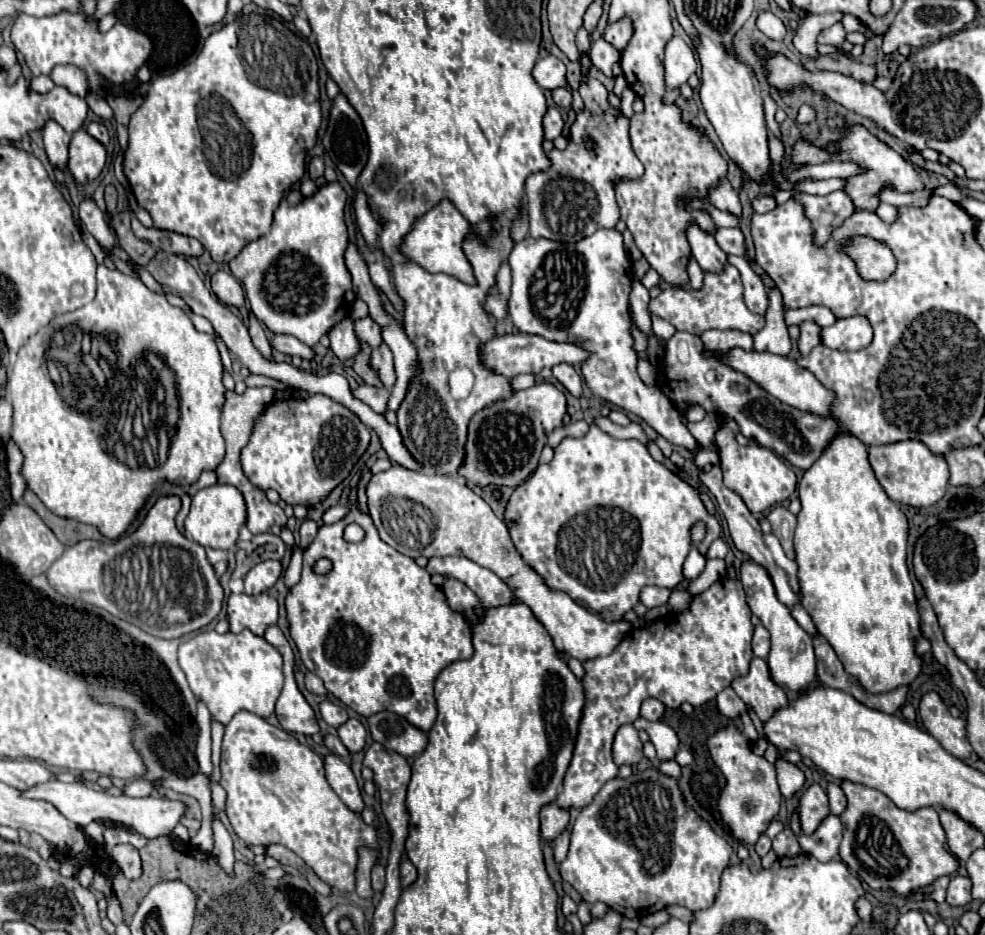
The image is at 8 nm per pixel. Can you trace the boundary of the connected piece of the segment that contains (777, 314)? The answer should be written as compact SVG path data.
M750 260L750 264L752 264L752 270L768 286L768 296L770 296L770 306L766 312L766 326L754 334L754 350L756 352L772 352L778 356L788 356L792 344L790 344L790 336L788 336L788 326L784 324L782 294L774 286L770 276L756 262Z

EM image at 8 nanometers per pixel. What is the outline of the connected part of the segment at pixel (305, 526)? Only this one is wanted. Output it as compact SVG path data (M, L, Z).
M304 520L302 526L300 526L300 542L298 542L298 546L300 546L302 550L306 550L306 548L312 544L312 540L316 538L316 532L318 532L316 522Z

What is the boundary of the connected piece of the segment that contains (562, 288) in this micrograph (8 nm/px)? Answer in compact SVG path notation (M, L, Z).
M598 228L592 236L586 236L576 244L562 244L562 242L554 242L546 238L526 236L522 242L518 242L512 248L508 262L512 268L512 296L510 296L508 310L510 310L510 318L516 330L522 334L536 334L552 342L572 342L584 348L586 352L590 352L588 360L584 360L580 370L592 394L620 406L622 410L628 410L640 416L648 426L652 426L658 434L662 434L672 444L694 450L698 442L688 432L688 428L680 422L680 416L676 408L672 408L670 400L660 392L658 386L652 386L652 388L644 386L644 382L636 374L638 354L634 350L632 320L628 312L632 264L622 246L622 234L618 230Z

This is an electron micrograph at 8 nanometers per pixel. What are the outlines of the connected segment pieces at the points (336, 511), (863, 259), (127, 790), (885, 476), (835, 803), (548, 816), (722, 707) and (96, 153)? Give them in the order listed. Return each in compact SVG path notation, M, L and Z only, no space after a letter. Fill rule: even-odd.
M340 504L329 508L324 512L322 520L324 524L333 524L348 514L348 509Z
M857 236L844 244L844 252L856 263L856 270L864 280L886 280L896 269L896 259L883 243Z
M132 780L130 784L122 786L122 794L130 796L130 798L138 798L138 796L148 796L152 790L152 782L148 780Z
M904 440L896 444L868 446L868 458L870 458L870 466L878 482L882 484L886 494L898 504L908 504L914 508L932 506L946 492L948 464L944 456L932 454L926 444L920 444L920 440Z
M828 782L826 786L826 794L828 794L828 800L830 800L830 812L840 816L844 812L844 806L846 806L846 798L844 798L844 792L840 790L838 784L834 782Z
M550 802L540 810L540 822L544 840L554 840L568 824L568 810L560 808L556 802Z
M728 686L728 688L724 688L718 696L716 696L716 708L718 708L718 712L722 714L722 716L726 716L726 718L740 718L742 714L746 714L748 712L748 708L746 708L746 704L736 696L736 692Z
M82 128L78 130L70 140L68 150L68 174L76 180L76 184L84 186L100 176L106 162L106 150L104 146L88 136L88 132Z

